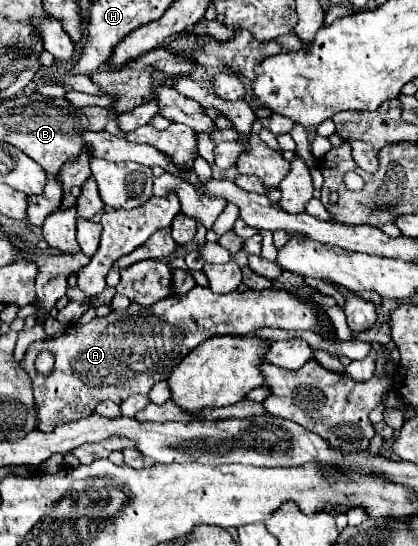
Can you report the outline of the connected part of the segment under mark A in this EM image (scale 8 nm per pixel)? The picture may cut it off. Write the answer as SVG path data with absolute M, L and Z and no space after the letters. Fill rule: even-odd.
M197 285L197 287L193 287L187 295L169 295L169 297L165 297L165 299L161 299L161 301L159 301L157 305L153 305L151 309L143 309L141 305L131 303L125 311L111 311L107 317L95 317L95 319L91 319L91 321L89 321L87 325L83 325L83 327L71 325L63 335L59 335L59 337L55 337L55 339L45 339L45 341L41 341L41 343L31 343L29 349L27 349L27 353L25 353L25 359L21 361L21 367L27 371L27 375L29 375L31 381L33 381L35 403L39 405L39 407L37 407L37 415L39 415L39 425L37 425L37 427L43 429L43 431L53 431L57 425L63 425L63 423L69 423L69 421L79 421L79 419L89 417L89 415L93 413L93 409L95 409L101 401L105 401L105 399L111 399L111 401L115 401L115 403L121 403L121 401L125 401L127 397L131 397L131 395L135 395L135 393L149 393L151 387L153 387L155 383L167 381L167 379L169 379L169 373L183 361L183 357L185 357L191 349L195 349L199 343L203 343L207 337L211 337L211 335L251 335L251 333L253 333L255 329L259 329L259 327L309 329L309 331L313 331L313 333L317 333L317 335L321 335L321 333L327 333L327 335L329 335L329 331L335 331L335 329L329 329L329 327L333 327L333 323L331 323L329 315L321 309L321 305L315 305L313 301L309 301L309 299L305 299L305 297L299 297L299 295L295 295L295 293L291 293L291 291L285 291L285 289L273 289L273 287L271 287L271 289L263 289L263 291L251 291L251 289L247 289L247 291L233 291L233 293L227 293L227 295L217 295L217 293L213 293L209 287ZM43 349L47 349L47 351L51 351L51 353L55 355L55 369L53 369L51 375L41 375L41 373L37 373L35 367L33 367L35 357L37 357Z

